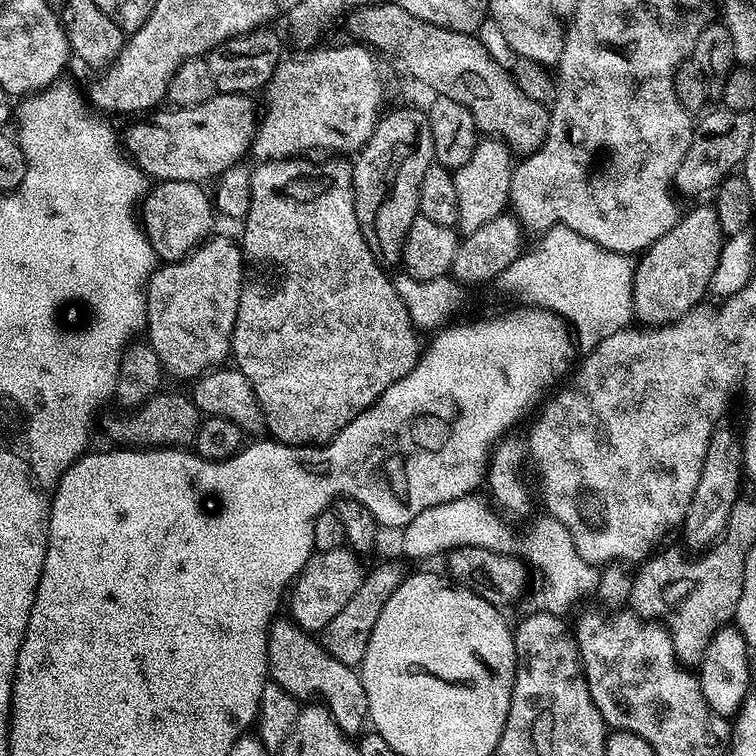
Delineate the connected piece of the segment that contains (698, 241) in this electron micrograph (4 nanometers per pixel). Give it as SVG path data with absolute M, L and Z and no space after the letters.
M715 207L692 208L681 215L680 220L658 242L654 242L639 253L634 264L634 282L632 283L632 315L644 326L665 326L680 320L686 313L693 311L708 296L710 277L714 266L718 266L720 251L725 242L724 231L718 226L718 214Z

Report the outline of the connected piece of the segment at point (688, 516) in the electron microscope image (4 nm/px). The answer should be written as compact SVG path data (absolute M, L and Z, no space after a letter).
M725 426L717 427L712 433L706 458L702 466L702 474L698 478L698 486L692 495L690 506L682 521L685 540L694 548L702 550L711 546L724 535L728 519L732 513L732 505L736 503L740 493L740 472L745 471L744 446L741 437Z

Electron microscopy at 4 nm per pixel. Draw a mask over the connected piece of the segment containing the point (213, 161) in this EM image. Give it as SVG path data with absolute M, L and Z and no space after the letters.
M217 92L215 96L210 97L206 102L195 104L189 108L179 106L168 106L163 110L156 110L151 113L150 118L140 118L137 124L132 124L125 130L124 136L122 132L122 144L126 149L127 155L130 157L133 164L144 173L145 177L151 178L153 181L159 182L162 180L177 180L178 182L212 182L223 174L226 170L237 167L241 163L240 160L245 155L249 155L252 147L252 140L256 137L256 126L258 123L258 108L252 105L253 97L243 92Z

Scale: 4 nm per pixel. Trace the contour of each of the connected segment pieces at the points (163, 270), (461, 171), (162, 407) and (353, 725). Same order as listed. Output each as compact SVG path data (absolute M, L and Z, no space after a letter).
M219 234L182 259L161 263L153 271L146 289L146 340L169 377L199 378L229 359L245 275L241 245Z
M484 138L477 143L474 154L470 154L470 162L466 166L455 169L454 190L458 190L458 228L467 234L478 230L478 226L486 226L490 218L501 215L509 207L510 182L514 167L514 152L500 138Z
M161 390L142 405L131 411L108 412L99 417L98 428L112 439L116 446L131 446L134 448L183 448L196 443L196 435L200 429L202 413L187 395L180 392Z
M291 619L272 621L268 632L268 675L271 683L286 690L294 699L323 705L345 736L356 738L365 731L364 724L366 728L369 723L368 703L359 671L351 664L335 660L319 639L301 631Z

